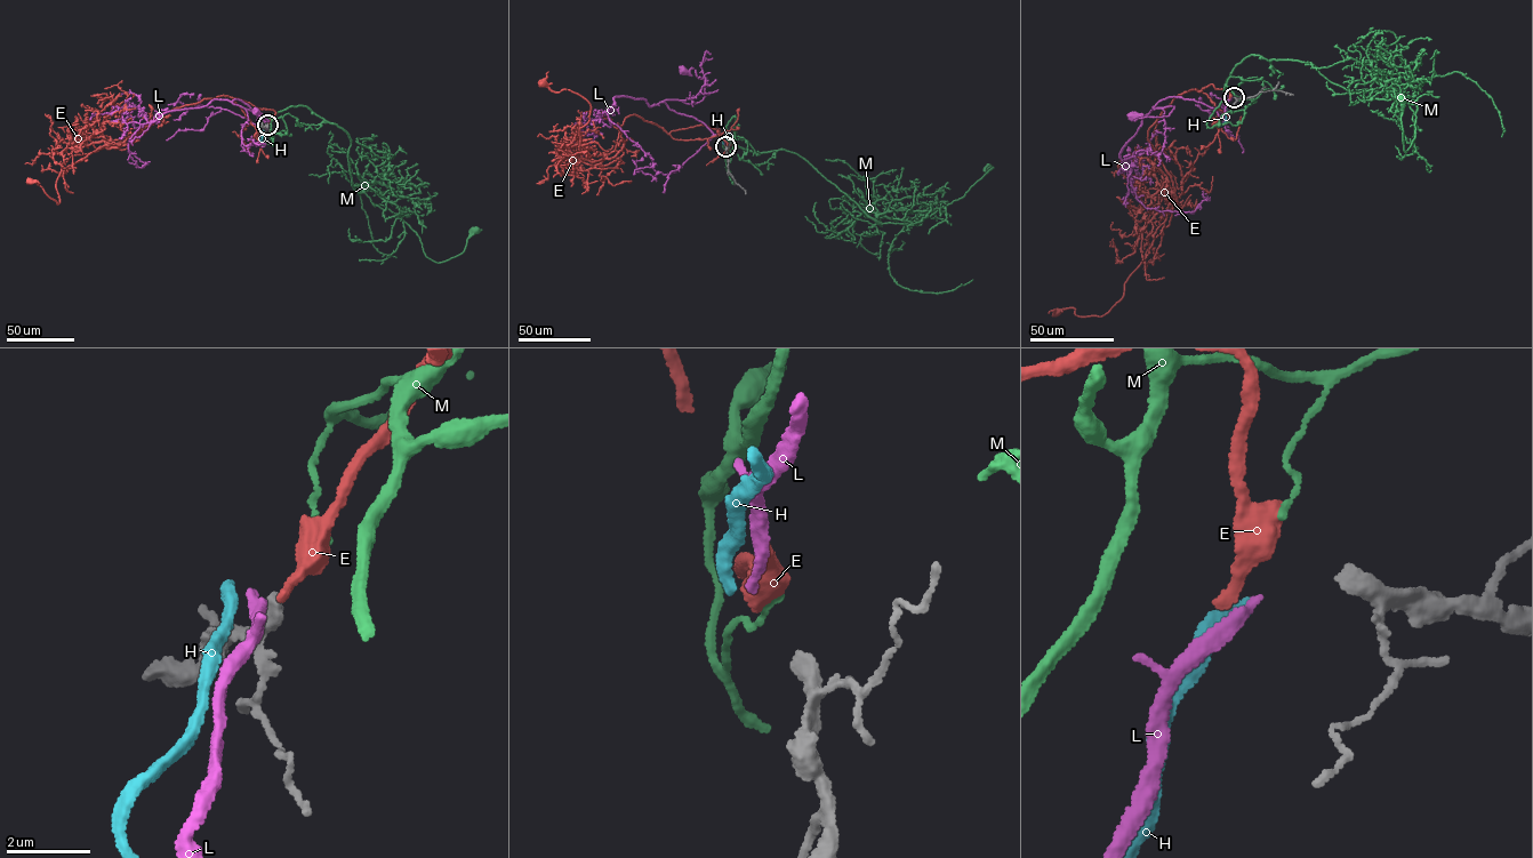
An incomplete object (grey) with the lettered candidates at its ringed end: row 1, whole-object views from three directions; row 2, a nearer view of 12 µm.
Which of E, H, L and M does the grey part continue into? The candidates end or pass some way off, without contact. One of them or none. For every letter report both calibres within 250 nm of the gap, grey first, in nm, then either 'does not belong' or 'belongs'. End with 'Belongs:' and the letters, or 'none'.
E: 360/500 nm | does not belong
H: 360/280 nm | does not belong
L: 360/220 nm | does not belong
M: 360/170 nm | does not belong
Belongs: none

